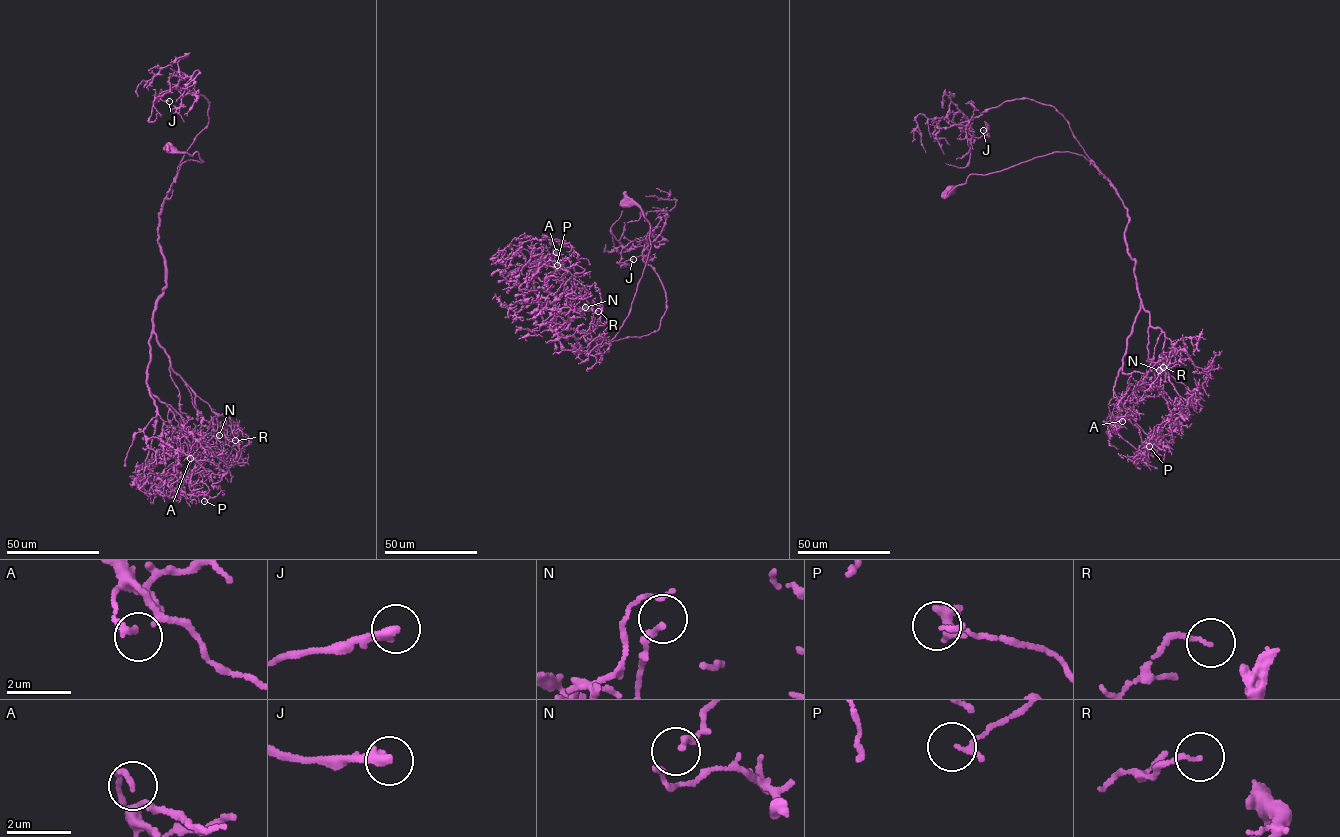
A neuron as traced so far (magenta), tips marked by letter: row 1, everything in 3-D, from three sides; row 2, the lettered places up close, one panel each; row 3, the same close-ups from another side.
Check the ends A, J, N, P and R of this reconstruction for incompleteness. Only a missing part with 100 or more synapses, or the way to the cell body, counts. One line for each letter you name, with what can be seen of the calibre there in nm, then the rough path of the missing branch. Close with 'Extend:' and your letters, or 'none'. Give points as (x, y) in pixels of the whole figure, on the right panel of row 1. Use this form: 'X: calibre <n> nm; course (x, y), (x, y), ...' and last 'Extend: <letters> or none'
Extend: none

